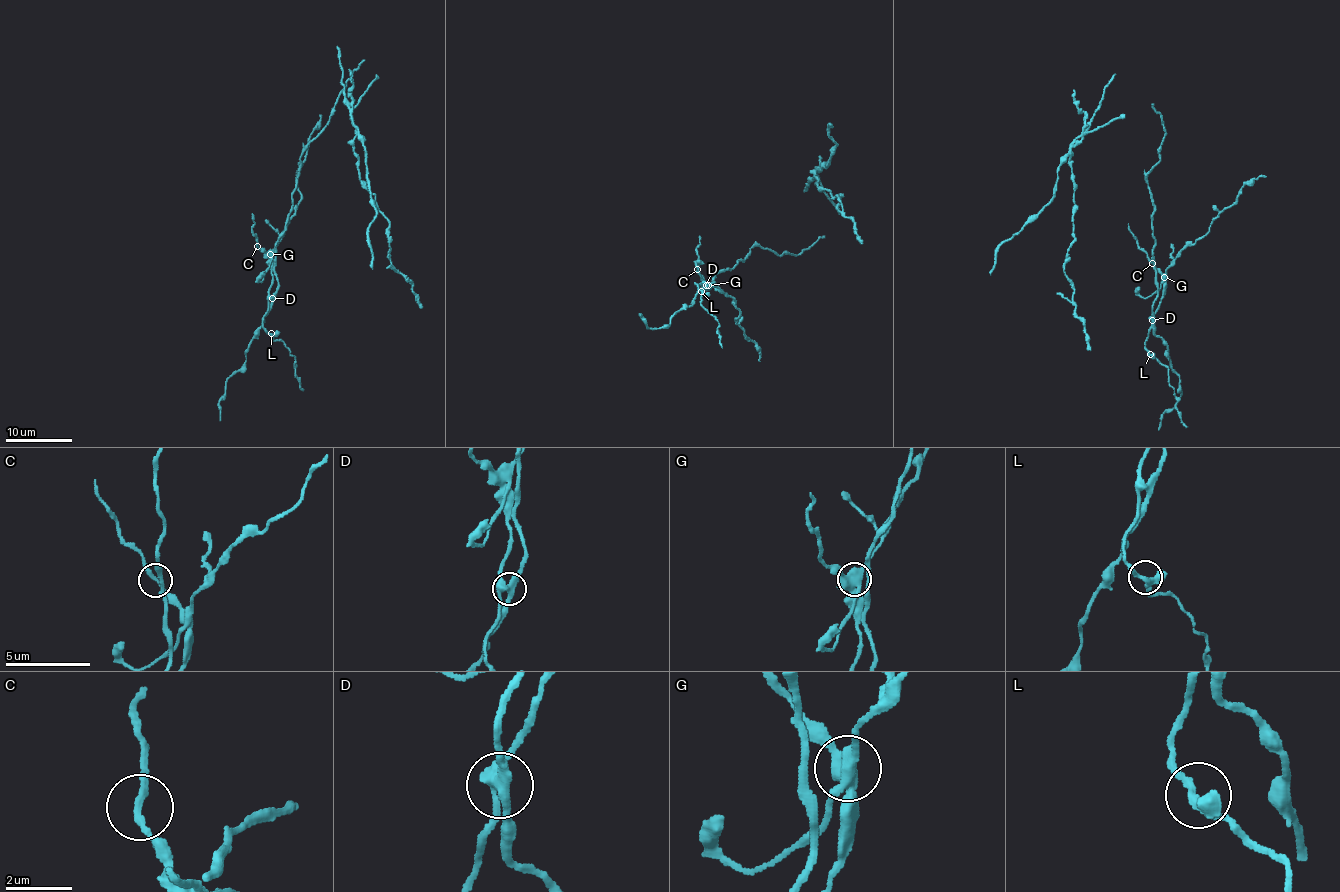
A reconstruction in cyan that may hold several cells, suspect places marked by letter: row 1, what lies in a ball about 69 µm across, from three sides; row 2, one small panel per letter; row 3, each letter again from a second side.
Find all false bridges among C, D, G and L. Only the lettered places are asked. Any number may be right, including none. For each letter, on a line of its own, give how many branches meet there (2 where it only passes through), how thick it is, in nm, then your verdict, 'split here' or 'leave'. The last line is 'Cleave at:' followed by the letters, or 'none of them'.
C: branches 2; calibre 200 nm; leave
D: branches 3; calibre 360 nm; split here
G: branches 4; calibre 480 nm; split here
L: branches 3; calibre 280 nm; leave
Cleave at: D, G

